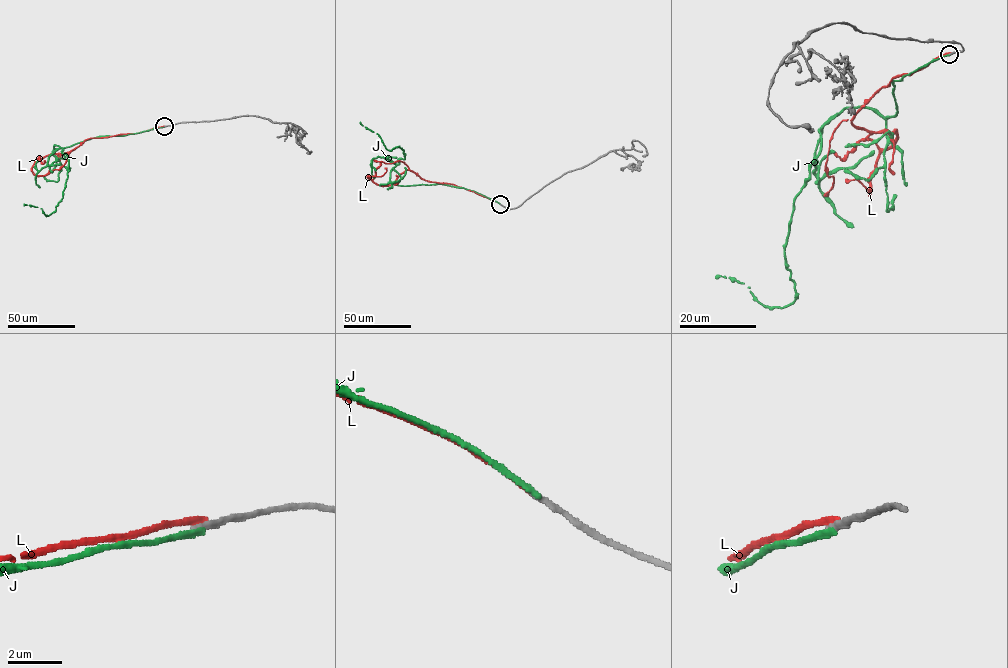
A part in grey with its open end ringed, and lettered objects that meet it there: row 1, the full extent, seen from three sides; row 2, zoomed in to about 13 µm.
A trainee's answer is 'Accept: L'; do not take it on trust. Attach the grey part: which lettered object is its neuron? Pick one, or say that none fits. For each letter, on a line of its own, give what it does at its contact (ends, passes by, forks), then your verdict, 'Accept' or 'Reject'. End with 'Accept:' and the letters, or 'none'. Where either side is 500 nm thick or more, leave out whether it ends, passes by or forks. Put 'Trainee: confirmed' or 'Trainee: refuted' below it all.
J: It ends there. Reject
L: It ends there. Reject
Accept: none
Trainee: refuted

